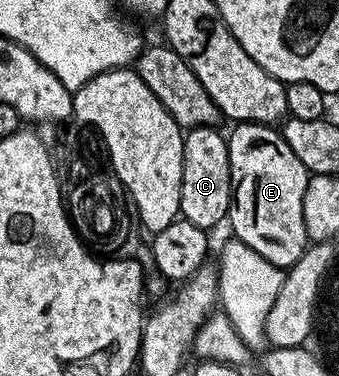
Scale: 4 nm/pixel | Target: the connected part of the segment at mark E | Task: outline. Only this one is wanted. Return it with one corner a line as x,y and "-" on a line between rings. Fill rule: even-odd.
239,123
227,137
231,164
229,226
234,240
245,243
284,271
296,265
309,248
305,231
305,187
309,176
305,163
293,155
282,132
270,125

